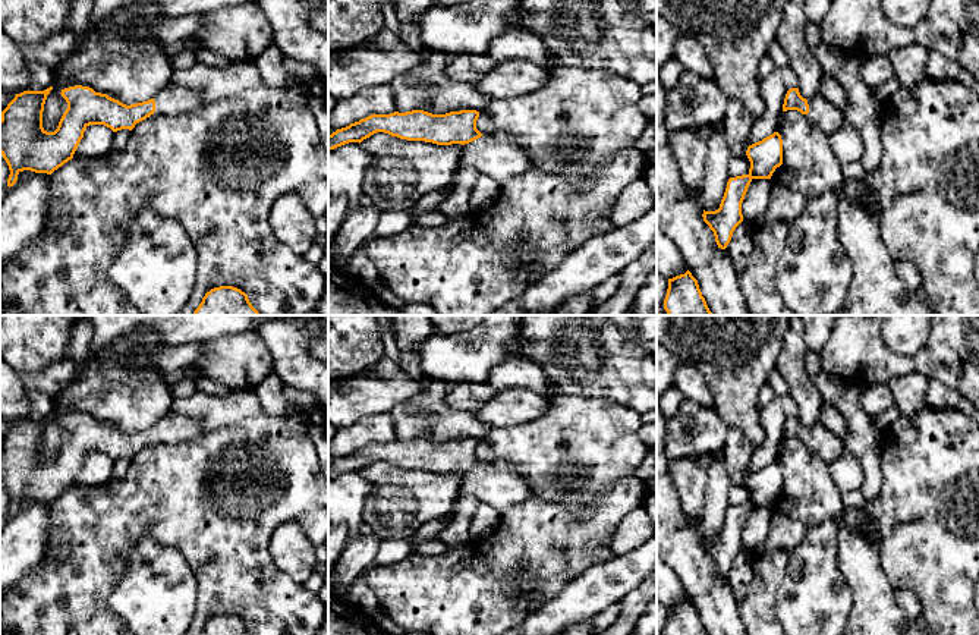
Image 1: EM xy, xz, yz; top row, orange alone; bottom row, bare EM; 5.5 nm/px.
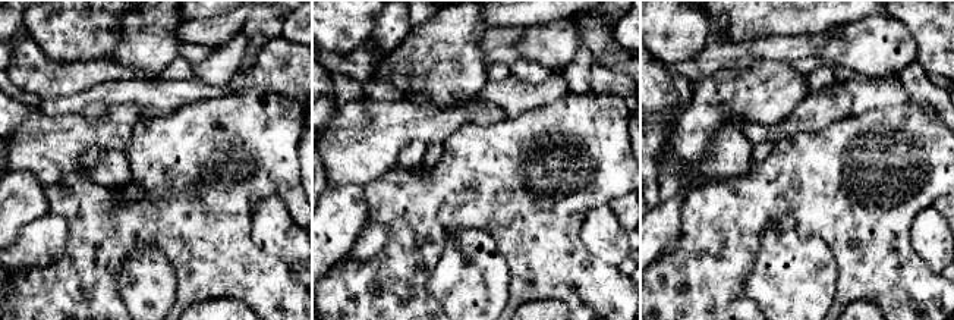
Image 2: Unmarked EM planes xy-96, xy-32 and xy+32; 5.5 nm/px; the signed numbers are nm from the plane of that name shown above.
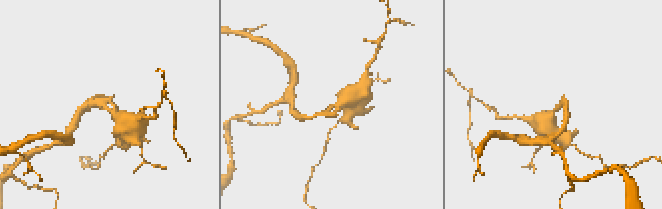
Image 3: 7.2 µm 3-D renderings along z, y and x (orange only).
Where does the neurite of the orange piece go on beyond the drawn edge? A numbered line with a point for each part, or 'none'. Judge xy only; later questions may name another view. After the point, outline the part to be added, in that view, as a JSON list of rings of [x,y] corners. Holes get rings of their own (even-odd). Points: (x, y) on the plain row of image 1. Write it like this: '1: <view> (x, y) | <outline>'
1: xy (173, 428) | [[[169,411],[155,425],[155,440],[151,444],[179,444],[204,433],[201,421]]]

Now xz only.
1: xz (496, 483) | [[[490,460],[463,474],[460,496],[472,496],[497,512],[504,512],[514,503],[533,497],[533,493],[529,481],[511,463]]]

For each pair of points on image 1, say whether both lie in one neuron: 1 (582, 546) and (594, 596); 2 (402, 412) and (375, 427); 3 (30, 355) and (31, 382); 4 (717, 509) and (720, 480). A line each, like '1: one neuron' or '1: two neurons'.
1: two neurons
2: two neurons
3: two neurons
4: one neuron

